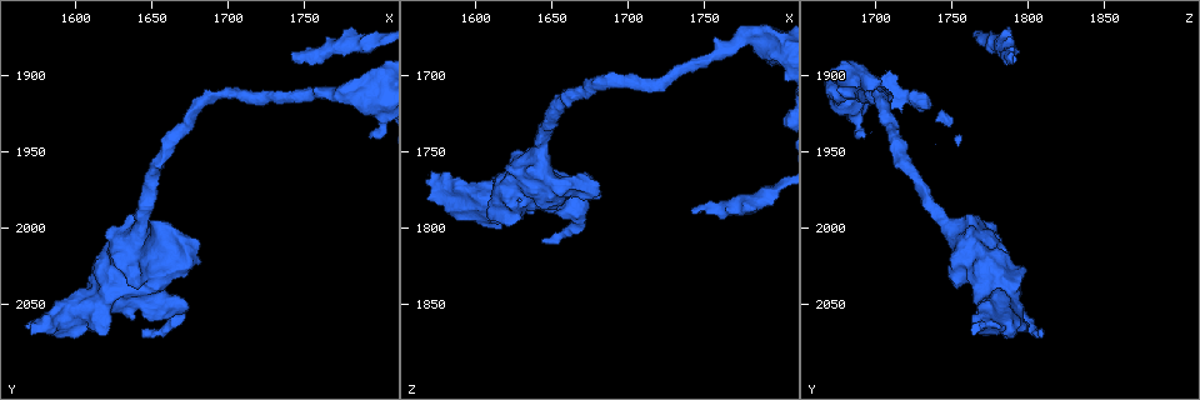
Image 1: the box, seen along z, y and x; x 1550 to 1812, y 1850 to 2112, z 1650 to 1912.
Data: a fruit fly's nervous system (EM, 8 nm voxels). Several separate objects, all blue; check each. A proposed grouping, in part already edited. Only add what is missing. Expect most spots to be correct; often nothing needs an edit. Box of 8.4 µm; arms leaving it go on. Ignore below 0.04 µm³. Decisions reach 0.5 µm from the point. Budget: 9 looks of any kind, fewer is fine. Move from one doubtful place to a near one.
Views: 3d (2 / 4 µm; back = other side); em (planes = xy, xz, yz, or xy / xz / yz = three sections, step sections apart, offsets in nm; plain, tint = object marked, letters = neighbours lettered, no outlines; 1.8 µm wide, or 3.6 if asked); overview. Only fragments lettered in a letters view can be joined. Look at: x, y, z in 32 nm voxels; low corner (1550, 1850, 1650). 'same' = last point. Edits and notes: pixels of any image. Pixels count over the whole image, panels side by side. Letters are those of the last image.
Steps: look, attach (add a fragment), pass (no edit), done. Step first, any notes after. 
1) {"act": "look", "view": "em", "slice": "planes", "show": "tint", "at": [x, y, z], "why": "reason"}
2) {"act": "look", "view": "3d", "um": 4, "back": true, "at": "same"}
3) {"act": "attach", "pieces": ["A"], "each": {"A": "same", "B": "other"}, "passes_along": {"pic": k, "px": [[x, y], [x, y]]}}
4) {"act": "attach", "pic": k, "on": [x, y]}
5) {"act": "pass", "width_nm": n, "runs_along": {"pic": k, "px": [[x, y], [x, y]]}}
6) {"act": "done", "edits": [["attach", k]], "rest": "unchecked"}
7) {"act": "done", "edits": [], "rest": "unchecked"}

{"act": "look", "view": "3d", "um": 2, "at": [1644, 2072, 1810], "why": "long arm stops here"}

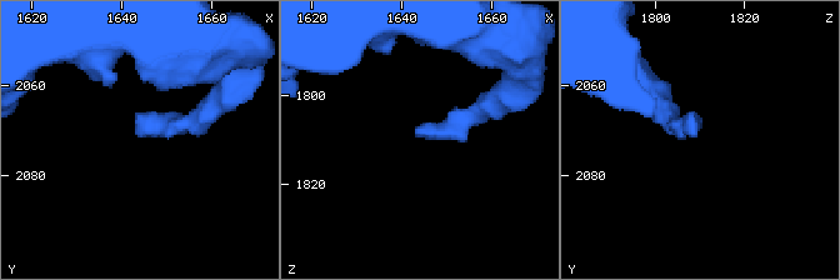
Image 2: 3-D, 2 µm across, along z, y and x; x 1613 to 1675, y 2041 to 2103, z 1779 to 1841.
{"act": "look", "view": "em", "slice": "planes", "show": "letters", "at": [1644, 2071, 1809]}

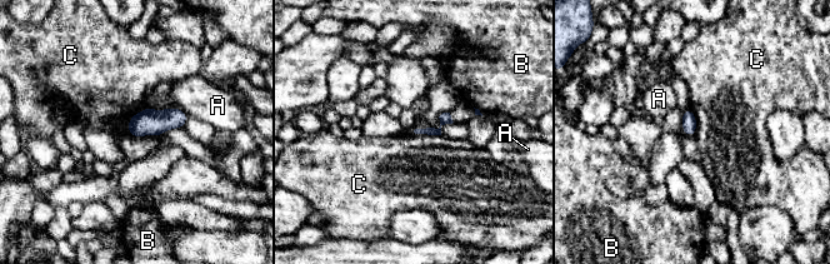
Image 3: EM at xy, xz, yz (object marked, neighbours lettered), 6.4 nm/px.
{"act": "pass", "each": {"A": "other", "B": "other", "C": "other"}, "found": "none of them fits"}

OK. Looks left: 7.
{"act": "look", "view": "3d", "um": 2, "at": [1570, 2068, 1764], "why": "branch stops here"}

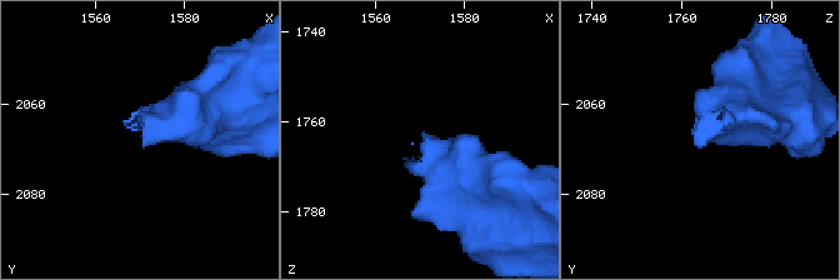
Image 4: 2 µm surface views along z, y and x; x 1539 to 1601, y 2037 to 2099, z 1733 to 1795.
{"act": "look", "view": "em", "slice": "xz", "step": 16, "show": "plain", "at": [1570, 2070, 1764], "why": "need the tissue"}

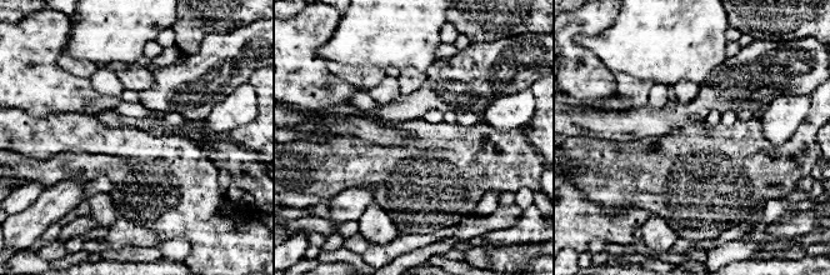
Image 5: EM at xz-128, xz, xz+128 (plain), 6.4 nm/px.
{"act": "look", "view": "em", "slice": "xz", "step": 16, "show": "letters", "at": "same", "why": "what lies round it"}

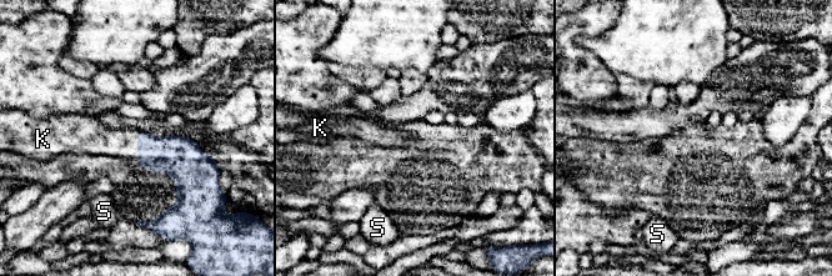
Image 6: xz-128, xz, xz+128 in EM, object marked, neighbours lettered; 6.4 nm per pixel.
{"act": "attach", "pieces": ["K"], "each": {"K": "same", "S": "other"}, "passes_along": {"pic": 6, "px": [[173, 155], [138, 146], [100, 140]]}, "found": "it goes on there"}

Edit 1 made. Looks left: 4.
{"act": "look", "view": "3d", "um": 4, "back": true, "at": [1798, 1878, 1774], "why": "thick turns thin"}

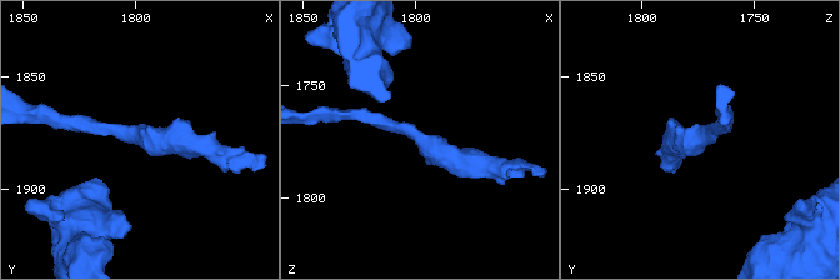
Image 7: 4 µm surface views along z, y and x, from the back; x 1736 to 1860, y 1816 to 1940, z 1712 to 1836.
{"act": "look", "view": "em", "slice": "planes", "show": "tint", "at": [1798, 1877, 1773], "why": "shape alone is not enough"}

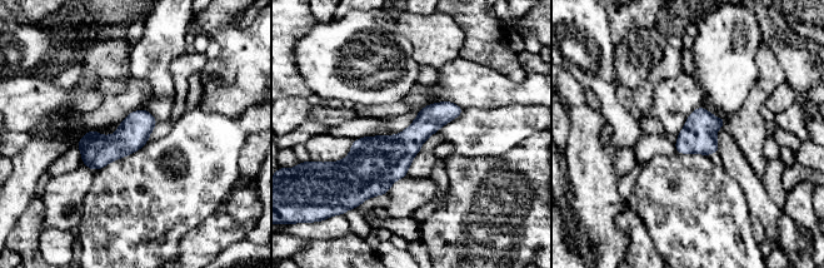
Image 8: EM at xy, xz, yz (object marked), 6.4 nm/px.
{"act": "look", "view": "em", "slice": "planes", "show": "letters", "at": "same"}

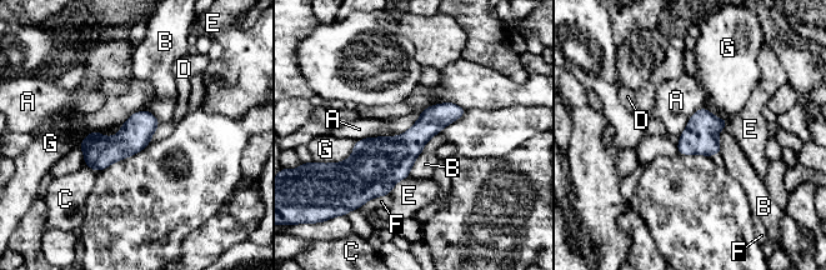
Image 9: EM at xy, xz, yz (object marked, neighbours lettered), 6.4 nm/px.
{"act": "pass", "width_nm": 200, "each": {"A": "other", "B": "other", "C": "other", "D": "other", "E": "other", "F": "other", "G": "other"}, "border": {"pic": 9, "px": [[145, 109], [76, 145]]}, "found": "no lettered fragment goes on from it"}

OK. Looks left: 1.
{"act": "look", "view": "em", "slice": "planes", "show": "letters", "at": [1742, 1884, 1788], "why": "free end"}

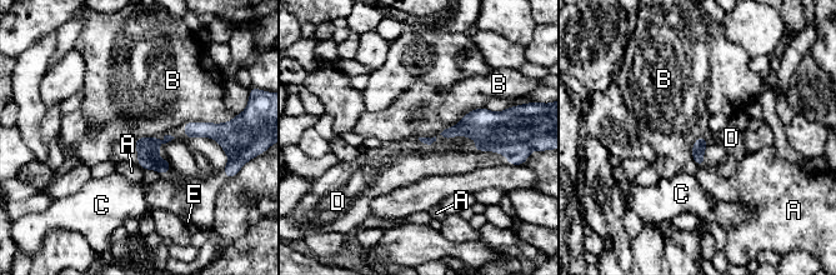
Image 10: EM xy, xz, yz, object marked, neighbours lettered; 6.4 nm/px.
{"act": "attach", "pieces": ["D"], "each": {"A": "other", "B": "other", "C": "other", "D": "same", "E": "other"}, "found": "it goes on there"}

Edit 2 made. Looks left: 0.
{"act": "done", "edits": [["attach", 6], ["attach", 10]], "rest": "unchecked"}

